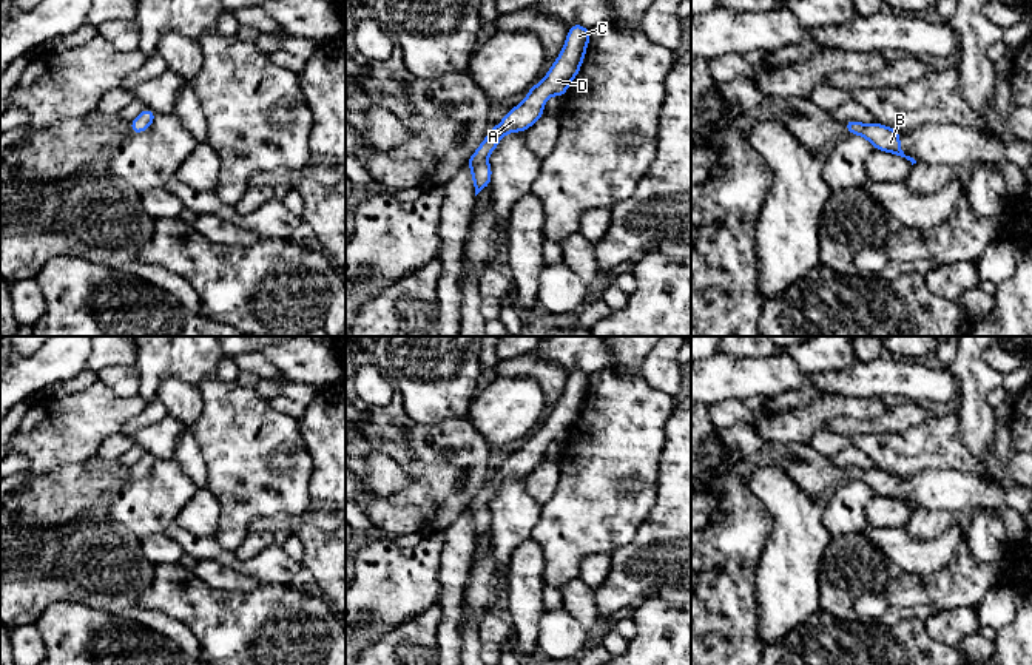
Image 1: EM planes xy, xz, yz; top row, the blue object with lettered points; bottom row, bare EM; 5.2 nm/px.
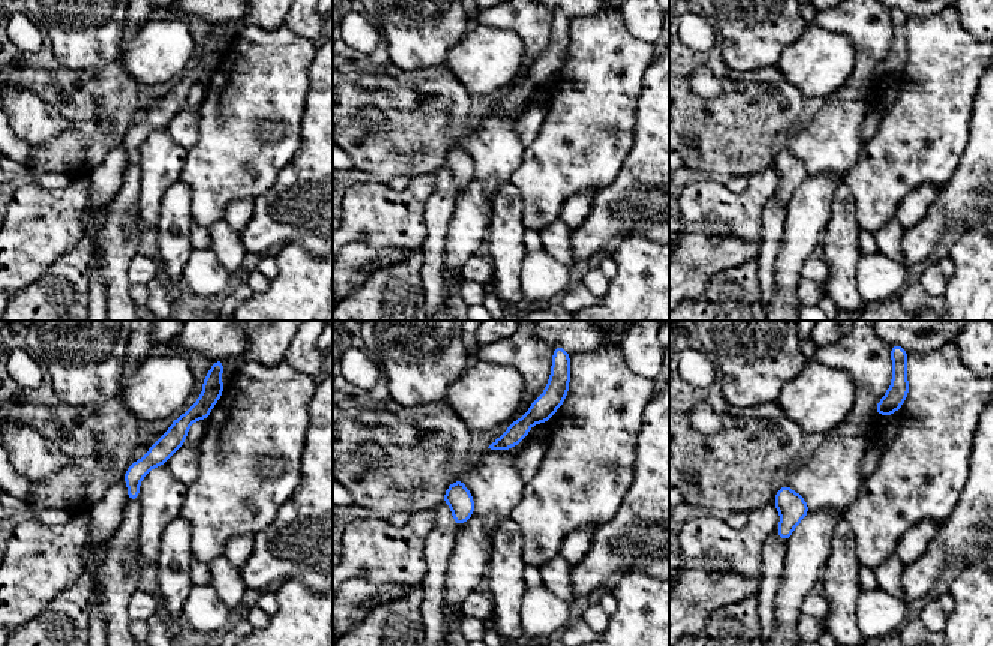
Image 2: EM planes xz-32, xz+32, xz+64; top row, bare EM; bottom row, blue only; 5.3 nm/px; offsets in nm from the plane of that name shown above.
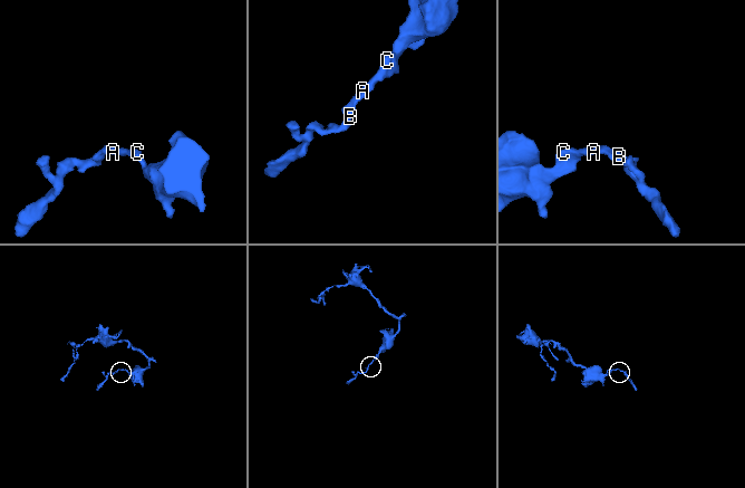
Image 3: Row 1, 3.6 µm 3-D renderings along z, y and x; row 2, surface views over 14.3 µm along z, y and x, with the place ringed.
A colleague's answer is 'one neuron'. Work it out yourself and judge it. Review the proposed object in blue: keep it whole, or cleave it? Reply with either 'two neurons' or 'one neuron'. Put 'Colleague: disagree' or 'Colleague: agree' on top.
Colleague: agree
one neuron

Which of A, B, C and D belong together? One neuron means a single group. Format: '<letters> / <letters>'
A B C D

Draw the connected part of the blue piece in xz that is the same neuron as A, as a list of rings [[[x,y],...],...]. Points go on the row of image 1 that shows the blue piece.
[[[578,23],[571,26],[565,46],[549,73],[528,91],[521,103],[514,106],[495,128],[489,130],[478,150],[467,159],[475,196],[491,184],[492,170],[487,157],[497,148],[501,137],[508,133],[526,131],[543,116],[545,103],[551,96],[566,94],[571,80],[580,71],[588,43],[589,29]]]

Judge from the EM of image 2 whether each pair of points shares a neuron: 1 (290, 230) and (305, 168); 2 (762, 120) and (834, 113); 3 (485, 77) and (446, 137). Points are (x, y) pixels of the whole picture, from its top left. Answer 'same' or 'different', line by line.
1: same
2: different
3: different

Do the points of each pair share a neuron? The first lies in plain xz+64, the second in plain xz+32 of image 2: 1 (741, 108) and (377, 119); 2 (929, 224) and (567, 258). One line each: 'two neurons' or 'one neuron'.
1: two neurons
2: two neurons

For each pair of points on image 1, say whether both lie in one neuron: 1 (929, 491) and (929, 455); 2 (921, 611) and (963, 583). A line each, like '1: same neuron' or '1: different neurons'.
1: different neurons
2: different neurons

